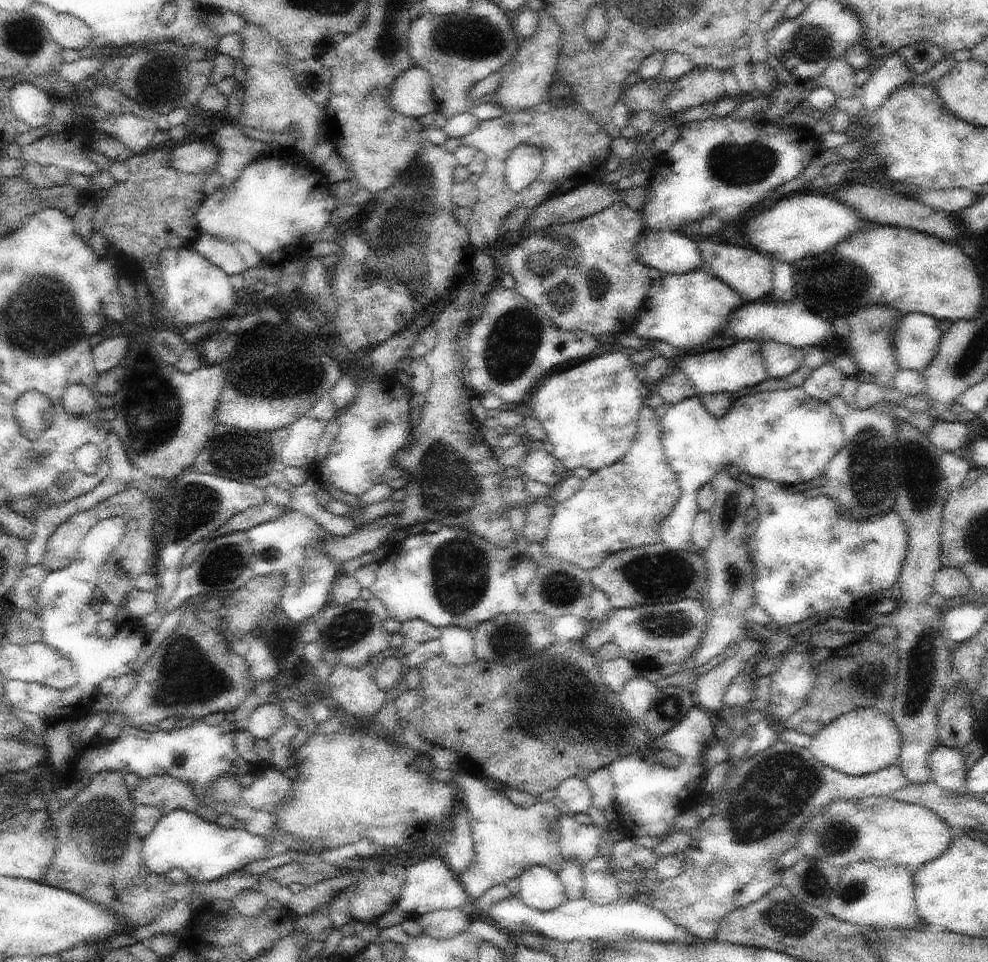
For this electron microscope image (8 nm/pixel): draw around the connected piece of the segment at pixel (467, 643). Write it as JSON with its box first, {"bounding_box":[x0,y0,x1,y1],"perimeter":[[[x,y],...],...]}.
{"bounding_box":[439,626,476,667],"perimeter":[[[449,626],[441,630],[439,638],[443,655],[454,665],[463,667],[476,662],[474,635],[469,630]]]}

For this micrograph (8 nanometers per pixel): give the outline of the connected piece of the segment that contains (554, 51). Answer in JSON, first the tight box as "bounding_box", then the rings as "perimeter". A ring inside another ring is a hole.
{"bounding_box":[492,9,562,112],"perimeter":[[[547,9],[539,13],[538,32],[530,38],[520,38],[519,48],[512,61],[502,70],[503,81],[493,92],[492,102],[507,112],[511,110],[534,110],[544,108],[548,92],[557,74],[558,56],[562,50],[562,30]]]}

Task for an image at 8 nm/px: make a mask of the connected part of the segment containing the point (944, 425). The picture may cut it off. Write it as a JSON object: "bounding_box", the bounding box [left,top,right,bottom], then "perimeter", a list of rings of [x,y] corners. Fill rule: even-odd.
{"bounding_box":[925,419,969,452],"perimeter":[[[936,419],[930,430],[925,432],[930,442],[942,452],[958,452],[969,441],[969,430],[962,421]]]}

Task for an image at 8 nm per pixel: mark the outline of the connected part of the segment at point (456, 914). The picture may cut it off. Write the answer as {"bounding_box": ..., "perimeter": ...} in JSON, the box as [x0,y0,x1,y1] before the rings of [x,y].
{"bounding_box":[413,909,473,939],"perimeter":[[[438,909],[413,919],[420,924],[424,935],[435,939],[449,939],[466,930],[472,918],[473,916],[462,912],[462,909]]]}

